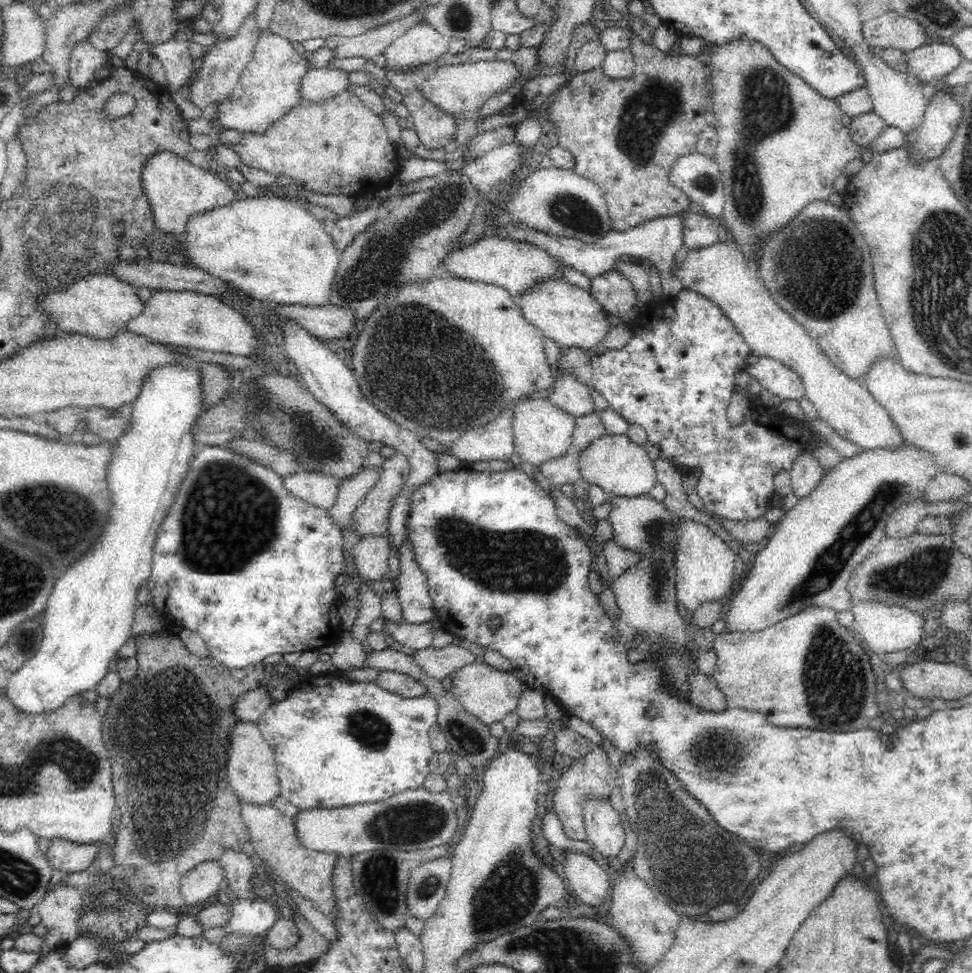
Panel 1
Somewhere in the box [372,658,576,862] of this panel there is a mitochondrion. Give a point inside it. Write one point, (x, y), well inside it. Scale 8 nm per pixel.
(467, 737)

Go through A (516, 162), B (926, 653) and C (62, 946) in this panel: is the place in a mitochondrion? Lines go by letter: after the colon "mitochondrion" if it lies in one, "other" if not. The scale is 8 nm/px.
A: other
B: other
C: other

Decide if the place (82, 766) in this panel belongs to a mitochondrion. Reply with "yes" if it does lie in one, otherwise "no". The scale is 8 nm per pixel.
yes

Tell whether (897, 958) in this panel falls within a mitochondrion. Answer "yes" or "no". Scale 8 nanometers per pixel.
no

